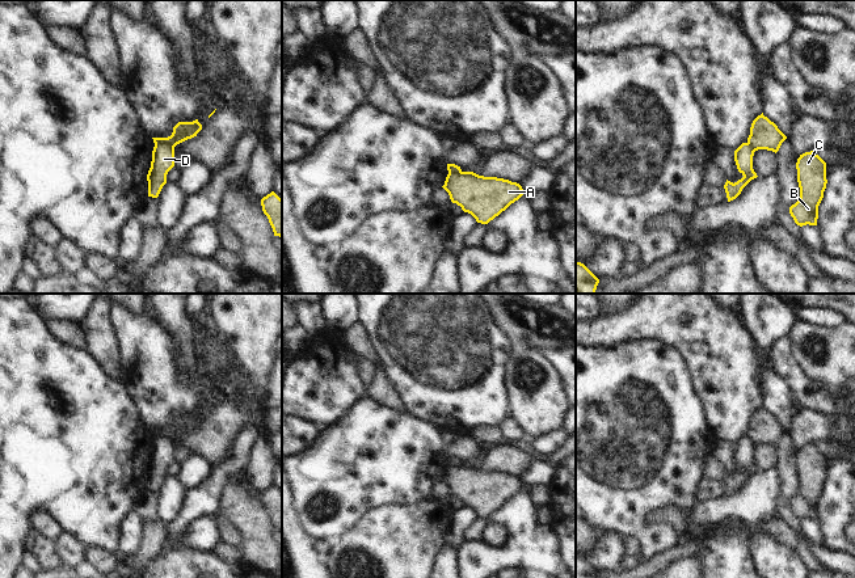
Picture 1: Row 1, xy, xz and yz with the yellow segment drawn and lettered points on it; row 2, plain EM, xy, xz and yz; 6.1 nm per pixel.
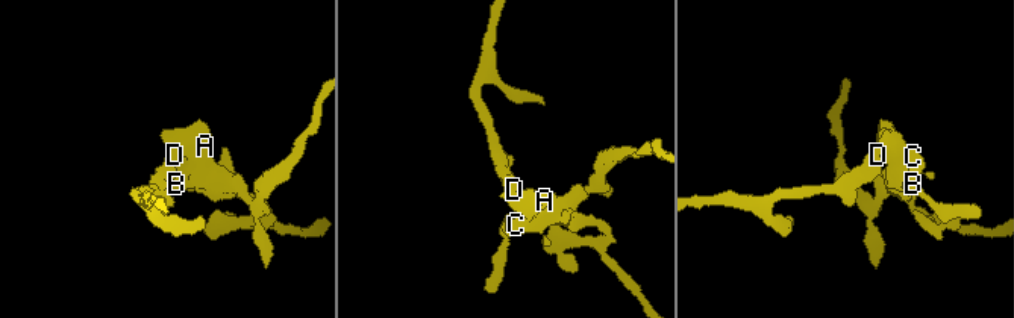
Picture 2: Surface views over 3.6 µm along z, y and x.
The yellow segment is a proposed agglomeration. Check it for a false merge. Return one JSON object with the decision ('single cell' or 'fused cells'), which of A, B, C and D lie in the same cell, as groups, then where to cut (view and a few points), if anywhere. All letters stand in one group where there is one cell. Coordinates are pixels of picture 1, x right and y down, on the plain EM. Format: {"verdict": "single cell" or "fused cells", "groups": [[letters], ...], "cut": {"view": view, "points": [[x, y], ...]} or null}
{"verdict": "fused cells", "groups": [["A", "B", "C"], ["D"]], "cut": {"view": "xy", "points": [[155, 437], [168, 437], [173, 441]]}}

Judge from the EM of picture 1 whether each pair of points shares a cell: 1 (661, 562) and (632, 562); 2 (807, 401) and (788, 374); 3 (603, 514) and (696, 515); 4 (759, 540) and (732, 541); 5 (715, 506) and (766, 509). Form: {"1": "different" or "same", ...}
{"1": "different", "2": "same", "3": "different", "4": "different", "5": "same"}

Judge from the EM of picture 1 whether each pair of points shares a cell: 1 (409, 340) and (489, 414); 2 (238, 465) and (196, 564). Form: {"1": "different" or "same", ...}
{"1": "same", "2": "same"}

